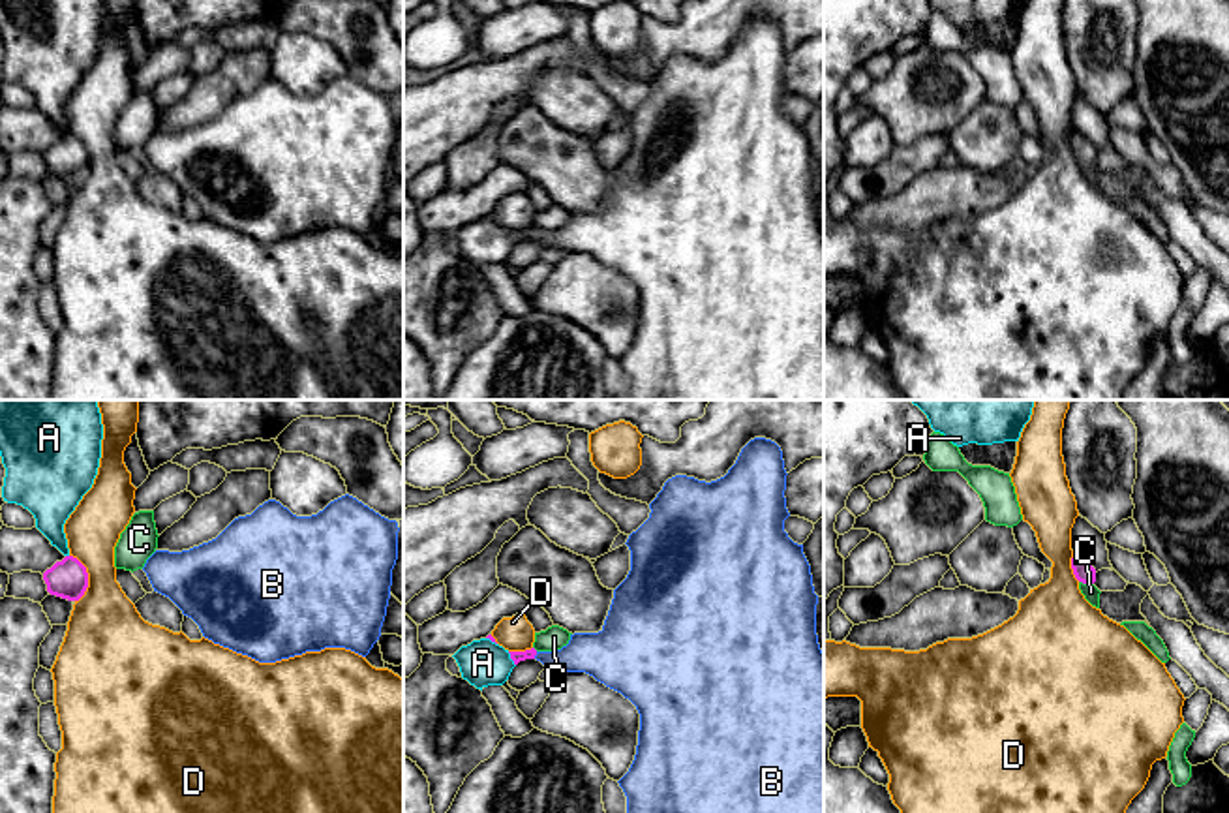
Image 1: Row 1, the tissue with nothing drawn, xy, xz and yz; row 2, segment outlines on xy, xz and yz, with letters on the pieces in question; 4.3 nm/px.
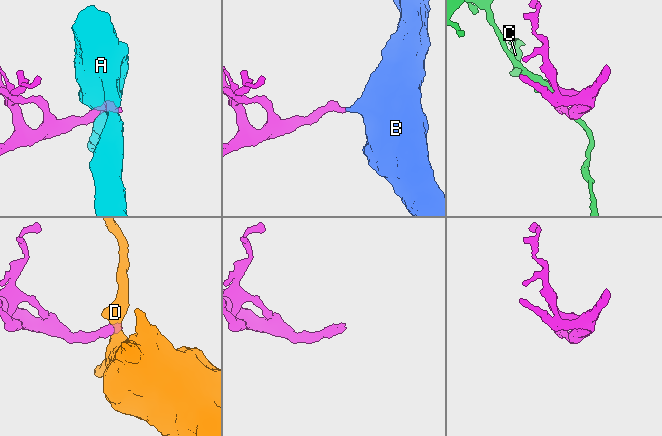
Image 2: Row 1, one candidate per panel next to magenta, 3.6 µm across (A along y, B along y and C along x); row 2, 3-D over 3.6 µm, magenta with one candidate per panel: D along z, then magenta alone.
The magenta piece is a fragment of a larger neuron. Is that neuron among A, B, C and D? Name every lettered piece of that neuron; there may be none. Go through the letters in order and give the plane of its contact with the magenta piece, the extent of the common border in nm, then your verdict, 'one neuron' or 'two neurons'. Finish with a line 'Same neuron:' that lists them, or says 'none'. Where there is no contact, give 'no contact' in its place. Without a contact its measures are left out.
A: xz | 70 nm | two neurons
B: xz | 40 nm | one neuron
C: yz | 70 nm | two neurons
D: xy | 220 nm | two neurons
Same neuron: B

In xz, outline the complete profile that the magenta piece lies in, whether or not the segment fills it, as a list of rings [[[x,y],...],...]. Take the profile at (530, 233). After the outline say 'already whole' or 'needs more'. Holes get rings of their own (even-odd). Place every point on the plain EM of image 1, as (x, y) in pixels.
[[[766,17],[751,19],[728,53],[706,62],[687,54],[668,58],[649,83],[649,98],[629,115],[630,150],[614,169],[614,178],[599,212],[574,212],[567,225],[555,231],[508,231],[514,244],[537,238],[544,246],[567,252],[585,252],[606,267],[629,278],[640,293],[634,340],[617,360],[627,376],[627,400],[824,400],[824,231],[816,214],[816,184],[811,145],[803,124],[784,111],[786,49],[781,26]]]; needs more

